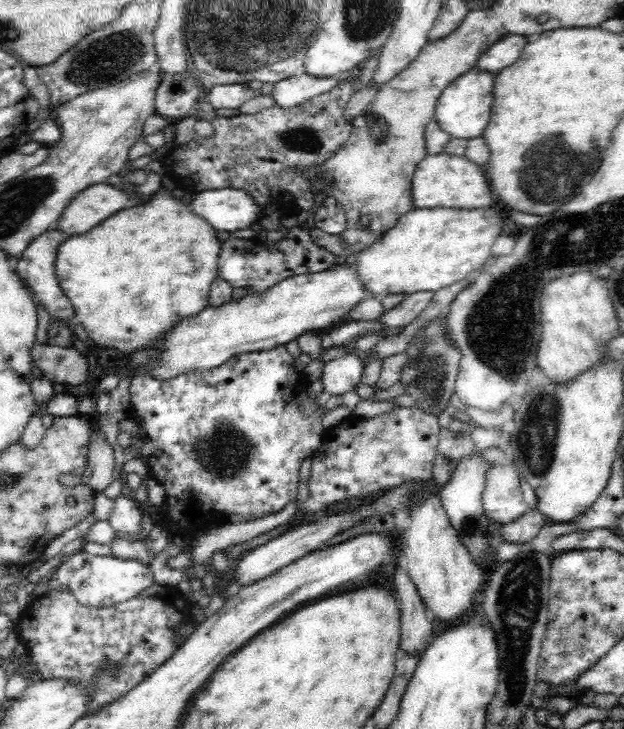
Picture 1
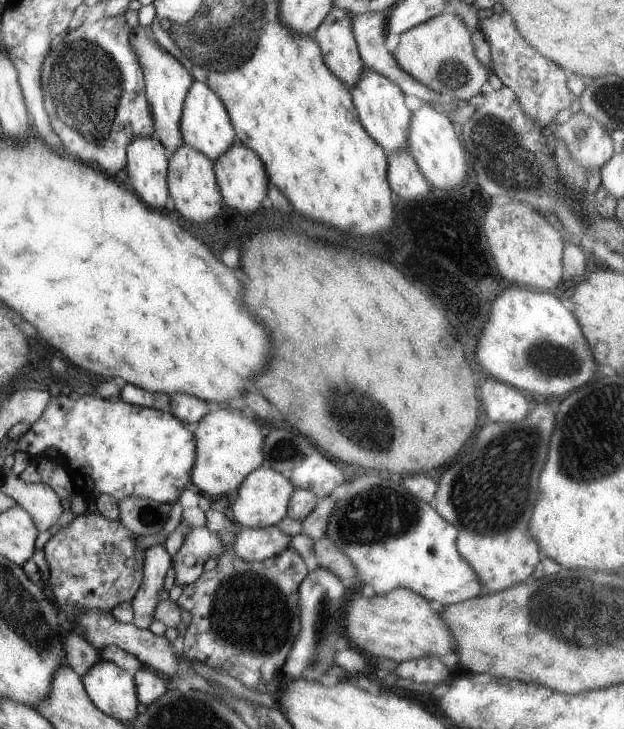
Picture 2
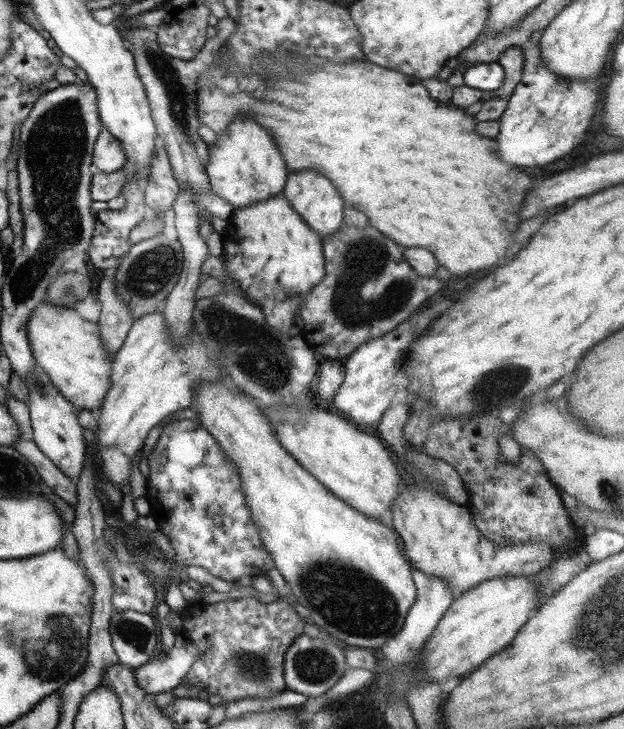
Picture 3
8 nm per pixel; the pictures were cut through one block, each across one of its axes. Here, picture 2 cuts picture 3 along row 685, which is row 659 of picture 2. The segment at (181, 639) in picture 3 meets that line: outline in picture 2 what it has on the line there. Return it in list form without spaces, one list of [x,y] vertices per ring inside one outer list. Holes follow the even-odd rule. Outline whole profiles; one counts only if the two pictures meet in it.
[[[90,610],[90,612],[80,612],[78,624],[75,629],[80,633],[94,648],[100,650],[104,646],[116,645],[118,648],[133,654],[146,666],[162,672],[165,678],[175,678],[182,664],[179,655],[174,652],[172,643],[166,637],[154,635],[149,629],[138,628],[133,622],[122,623],[117,621],[111,612],[100,612],[100,610]]]

